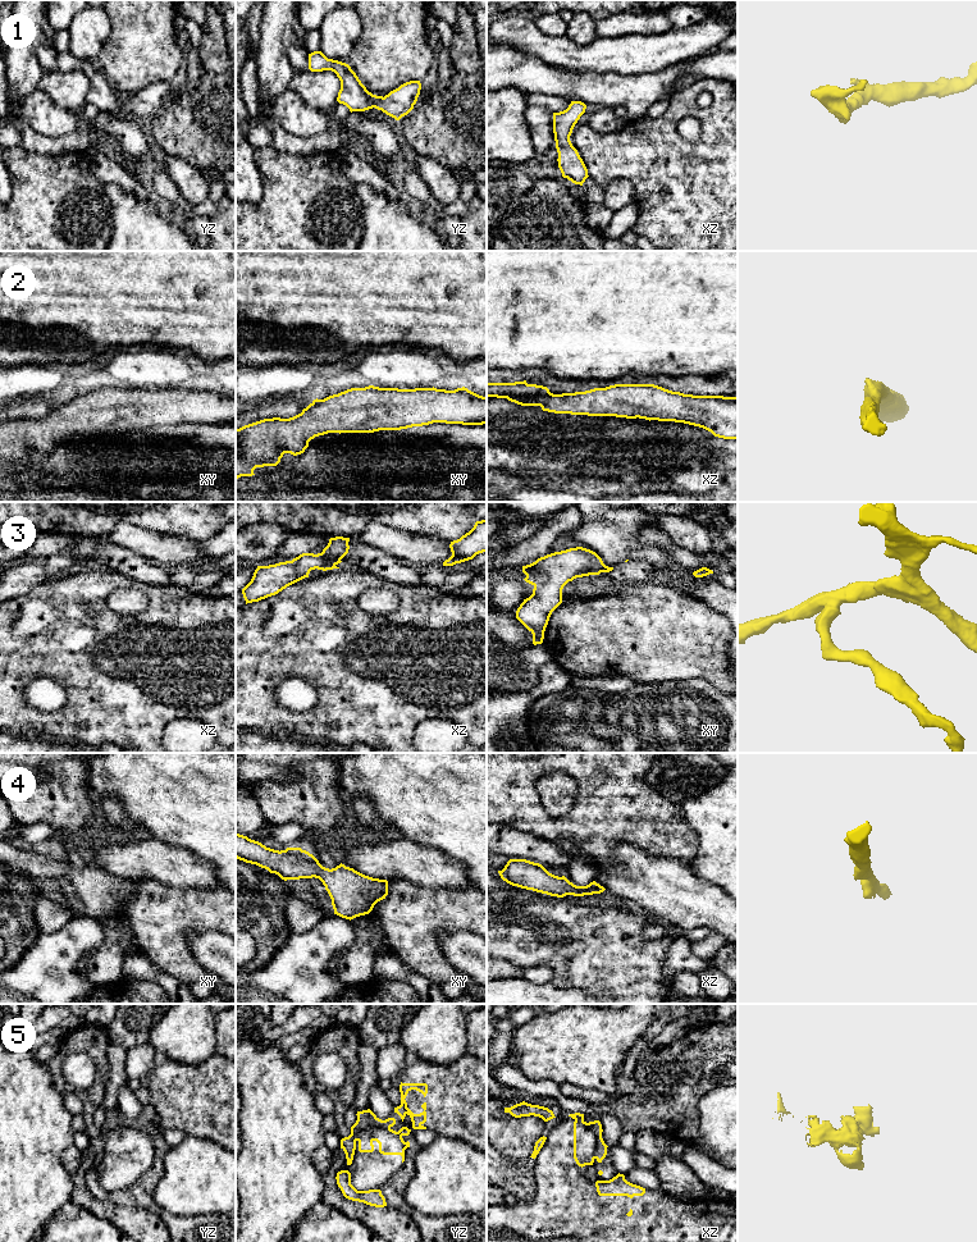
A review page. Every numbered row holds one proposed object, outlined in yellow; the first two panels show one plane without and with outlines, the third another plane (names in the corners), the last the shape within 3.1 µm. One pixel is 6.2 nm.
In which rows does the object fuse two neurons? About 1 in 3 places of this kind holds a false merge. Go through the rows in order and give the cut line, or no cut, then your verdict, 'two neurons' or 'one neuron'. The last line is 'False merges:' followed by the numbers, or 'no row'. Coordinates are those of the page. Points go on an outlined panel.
1: no cut; one neuron
2: no cut; one neuron
3: no cut; one neuron
4: no cut; one neuron
5: cut in yz along (389, 1127), (368, 1126), (356, 1140); two neurons
False merges: 5

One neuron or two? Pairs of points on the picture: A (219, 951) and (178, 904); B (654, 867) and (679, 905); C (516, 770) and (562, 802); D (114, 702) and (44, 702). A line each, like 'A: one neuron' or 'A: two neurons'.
A: two neurons
B: one neuron
C: two neurons
D: two neurons

